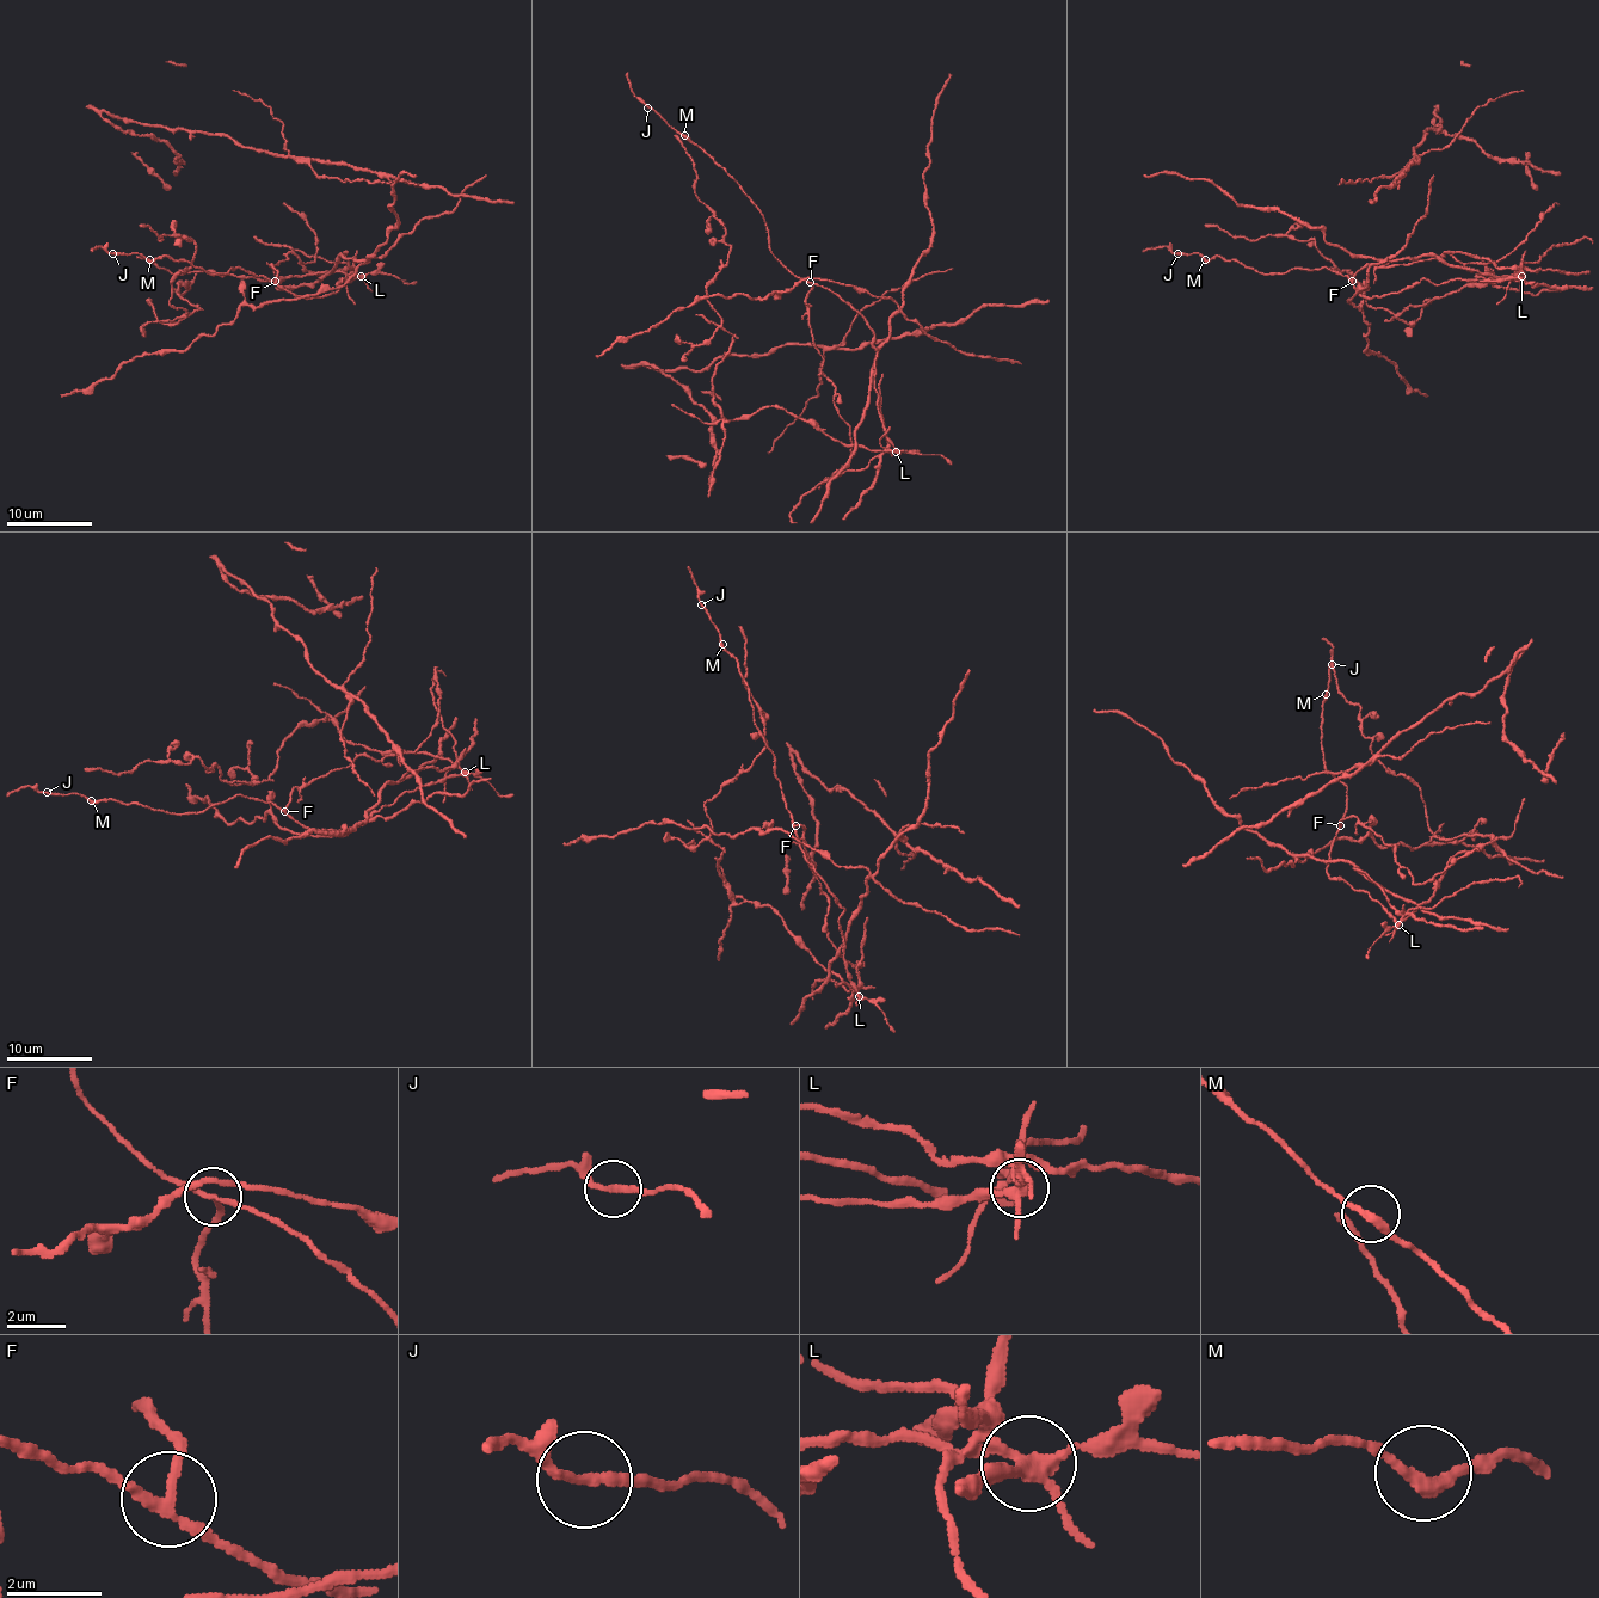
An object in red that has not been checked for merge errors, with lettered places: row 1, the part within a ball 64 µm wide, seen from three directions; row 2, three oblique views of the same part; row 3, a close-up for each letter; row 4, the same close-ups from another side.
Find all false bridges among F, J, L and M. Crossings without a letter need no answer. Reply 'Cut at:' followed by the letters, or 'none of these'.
Cut at: F, L

